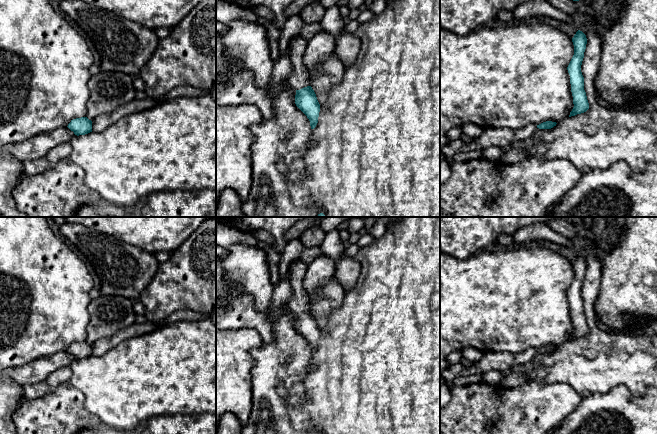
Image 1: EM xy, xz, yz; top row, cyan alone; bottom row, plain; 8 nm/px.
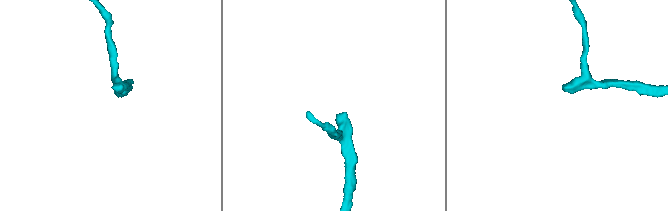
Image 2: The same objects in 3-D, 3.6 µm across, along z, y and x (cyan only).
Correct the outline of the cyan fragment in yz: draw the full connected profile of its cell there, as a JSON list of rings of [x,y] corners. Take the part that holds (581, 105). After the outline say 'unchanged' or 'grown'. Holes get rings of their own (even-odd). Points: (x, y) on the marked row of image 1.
[[[578,30],[572,38],[574,45],[574,55],[567,67],[570,75],[571,92],[573,96],[574,107],[569,117],[586,112],[589,109],[586,92],[584,90],[584,77],[581,72],[581,65],[586,49],[586,35]]] | unchanged

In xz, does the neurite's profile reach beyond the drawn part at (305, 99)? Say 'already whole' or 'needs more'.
needs more

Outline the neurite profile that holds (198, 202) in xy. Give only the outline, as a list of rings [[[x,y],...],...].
[[[216,189],[160,191],[138,201],[133,207],[122,207],[104,199],[82,207],[75,217],[216,217]]]

